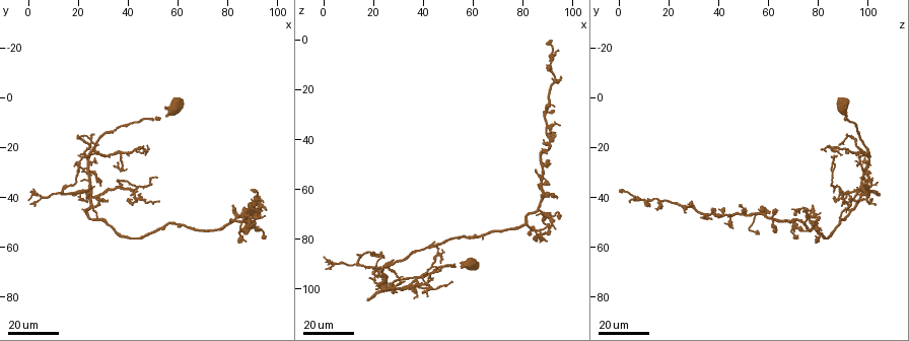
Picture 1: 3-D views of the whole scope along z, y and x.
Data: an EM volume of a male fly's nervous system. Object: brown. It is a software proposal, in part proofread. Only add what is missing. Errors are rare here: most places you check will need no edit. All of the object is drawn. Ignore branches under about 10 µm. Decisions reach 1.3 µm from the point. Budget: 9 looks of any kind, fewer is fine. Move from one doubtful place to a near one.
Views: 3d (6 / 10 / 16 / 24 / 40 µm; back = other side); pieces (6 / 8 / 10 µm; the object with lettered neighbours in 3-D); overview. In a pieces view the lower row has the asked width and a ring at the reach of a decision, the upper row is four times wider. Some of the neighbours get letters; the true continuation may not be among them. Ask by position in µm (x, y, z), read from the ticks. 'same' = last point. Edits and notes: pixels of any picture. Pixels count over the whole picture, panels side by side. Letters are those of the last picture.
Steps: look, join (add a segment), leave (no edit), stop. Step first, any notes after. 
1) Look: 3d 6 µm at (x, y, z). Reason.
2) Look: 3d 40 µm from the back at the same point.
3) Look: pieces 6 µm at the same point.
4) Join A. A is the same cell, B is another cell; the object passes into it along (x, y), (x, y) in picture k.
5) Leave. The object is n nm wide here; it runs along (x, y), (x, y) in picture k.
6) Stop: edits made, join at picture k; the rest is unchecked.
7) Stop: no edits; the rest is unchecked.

Look: 3d 16 µm at (18, 38, 105). Free end.

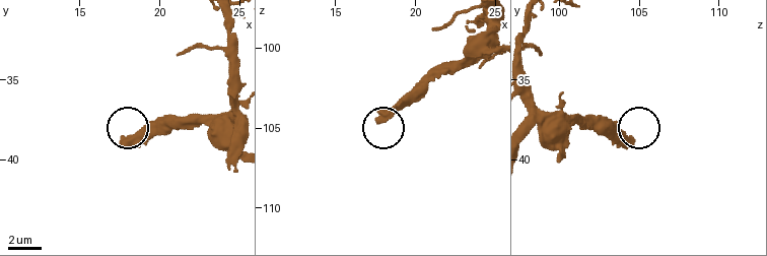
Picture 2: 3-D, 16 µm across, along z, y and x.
Look: pieces 8 µm at (17.7, 38.9, 104.6).

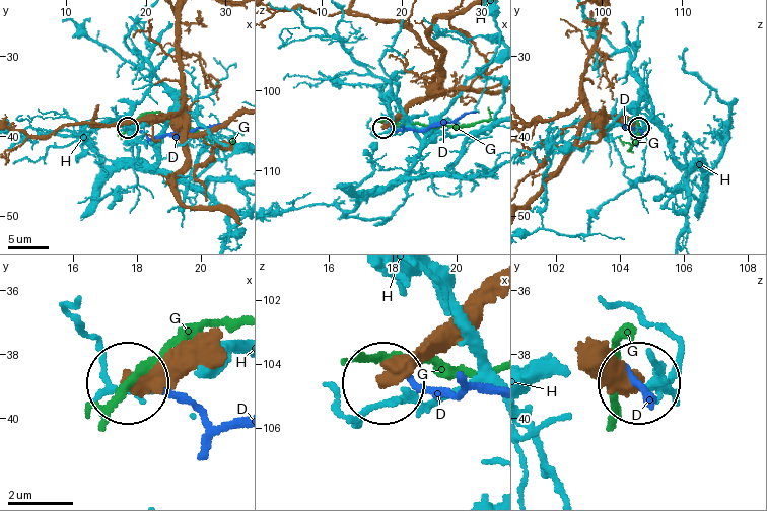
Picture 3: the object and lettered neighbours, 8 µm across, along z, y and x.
Leave. The object is 440 nm wide here; D, G and H are other cells; it runs along (492, 276), (389, 379) in picture 3; no lettered segment goes on from it.

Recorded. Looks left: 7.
Look: 3d 16 µm at (82, 43, 78). An open end.

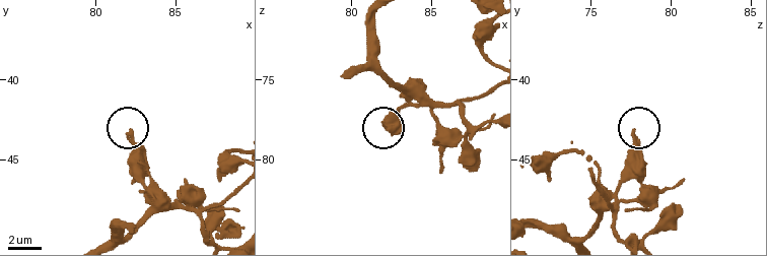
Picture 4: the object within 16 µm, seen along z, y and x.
Look: 3d 10 µm at (82.2, 43.4, 77.6).

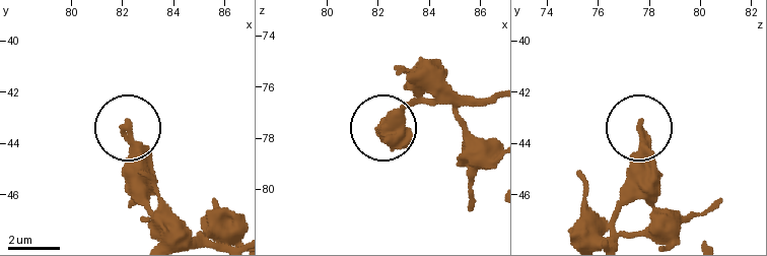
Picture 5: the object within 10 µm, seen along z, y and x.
Look: pieces 8 µm at (82.1, 43.4, 77.7).

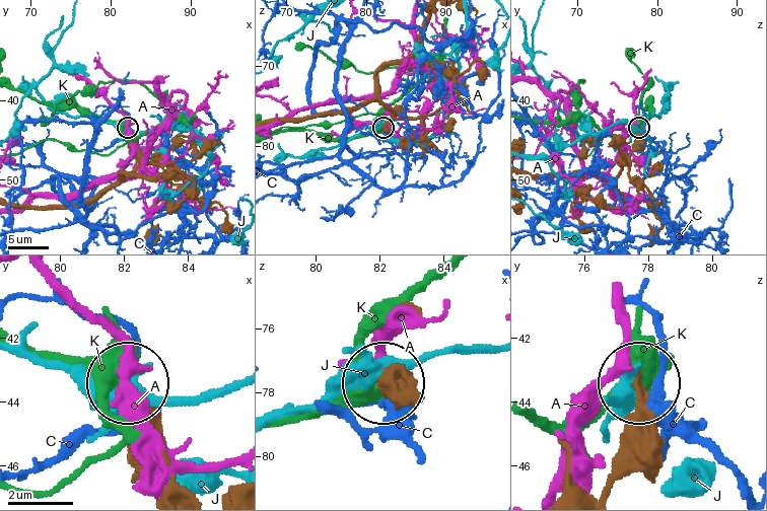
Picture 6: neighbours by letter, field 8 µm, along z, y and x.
Leave. The object is 230 nm wide here; A, C, J and K are other cells; it runs along (603, 489), (638, 385) in picture 6; no lettered segment goes on from it.

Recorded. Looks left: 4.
Look: 3d 24 µm at (89, 52, 80). An open end.

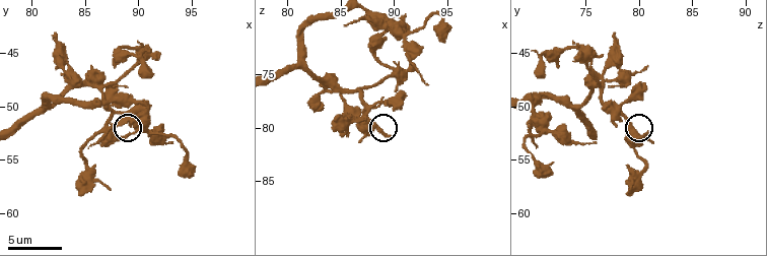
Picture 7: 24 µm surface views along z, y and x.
Look: pieces 8 µm at (89.4, 52.4, 81.0). What lies round it.

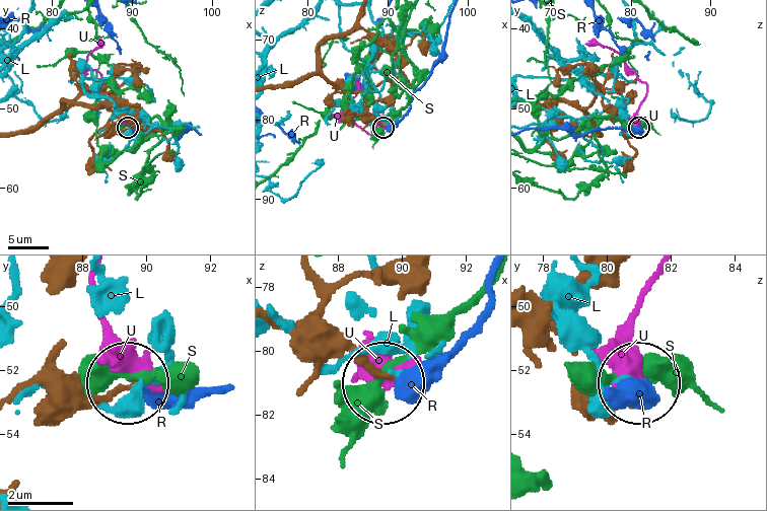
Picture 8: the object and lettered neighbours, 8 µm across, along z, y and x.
Leave. L, R, S and U are other cells; none of them fits.

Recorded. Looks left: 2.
Look: 3d 16 µm at (14, 38, 86). Free end.

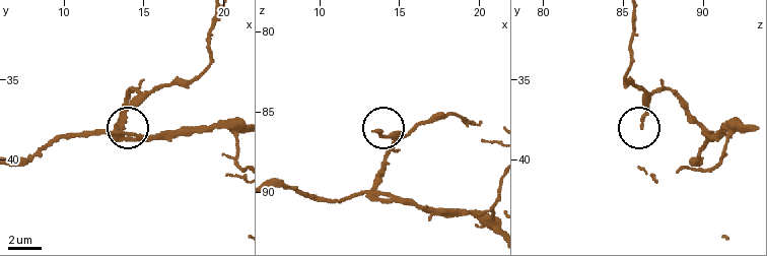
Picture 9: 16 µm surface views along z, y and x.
Look: pieces 10 µm at (13.7, 37.9, 86.1). What lies round it.

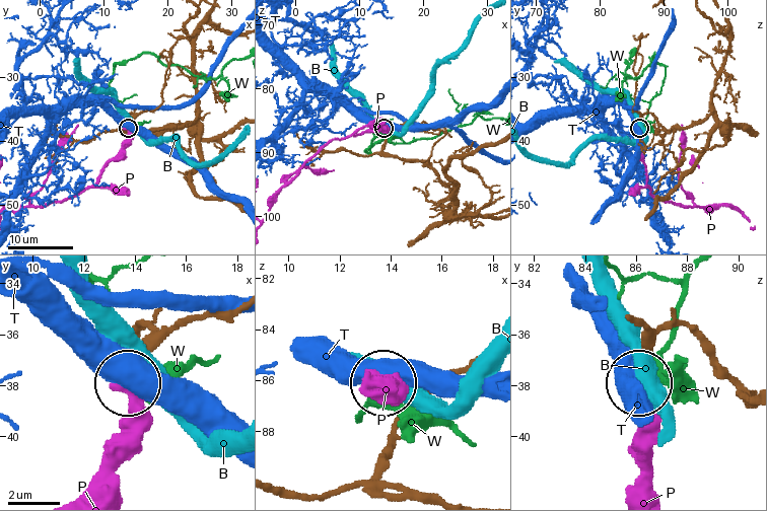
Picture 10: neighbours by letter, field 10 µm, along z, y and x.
Leave. B, P, T and W are other cells; none of them fits.

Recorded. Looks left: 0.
Stop: no edits; the rest is unchecked.

